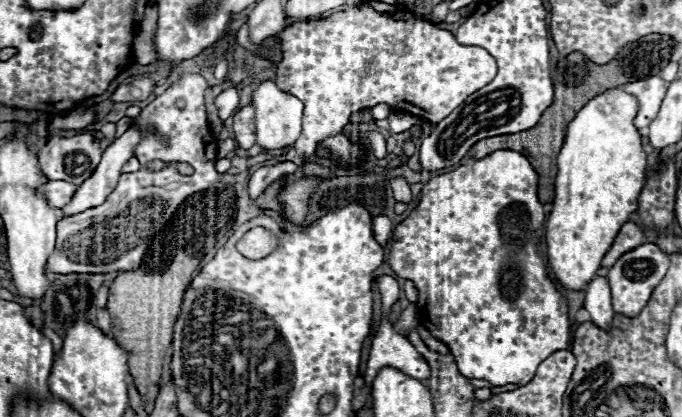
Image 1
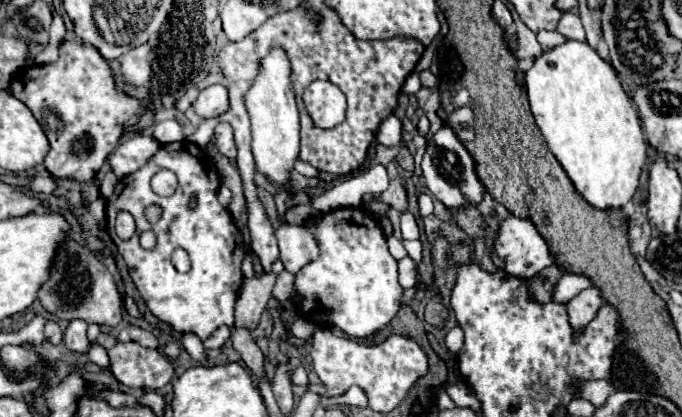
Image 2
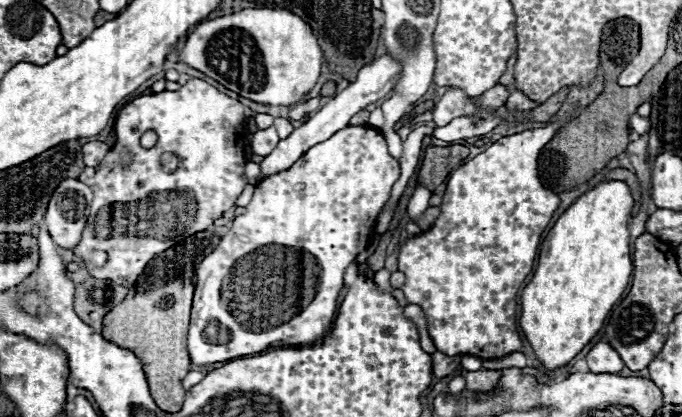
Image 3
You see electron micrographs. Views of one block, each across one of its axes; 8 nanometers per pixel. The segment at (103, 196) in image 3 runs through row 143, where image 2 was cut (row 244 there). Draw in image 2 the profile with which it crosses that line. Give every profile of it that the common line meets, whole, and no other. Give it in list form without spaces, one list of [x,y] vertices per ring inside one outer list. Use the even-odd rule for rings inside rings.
[[[182,140],[160,146],[158,154],[146,166],[142,166],[134,174],[124,176],[116,184],[114,194],[108,198],[108,206],[106,206],[108,234],[118,246],[118,252],[122,252],[130,278],[136,284],[150,312],[178,332],[198,334],[200,340],[212,336],[212,332],[222,324],[230,328],[234,326],[234,304],[240,286],[244,282],[240,270],[242,260],[246,256],[242,234],[236,228],[230,212],[220,206],[216,198],[218,188],[220,188],[220,178],[214,162],[206,158],[196,144]],[[162,168],[172,170],[178,176],[178,188],[168,198],[154,194],[150,188],[152,174],[156,174]],[[192,194],[196,194],[194,208],[188,206]],[[152,204],[158,204],[162,208],[162,216],[154,224],[150,224],[144,216],[146,208]],[[122,210],[130,212],[136,220],[136,232],[130,240],[122,240],[120,236],[116,236],[116,214]],[[144,230],[154,230],[158,234],[158,244],[154,250],[142,250],[138,236]],[[176,248],[184,248],[188,252],[192,262],[192,272],[180,274],[172,266],[170,256]]]

